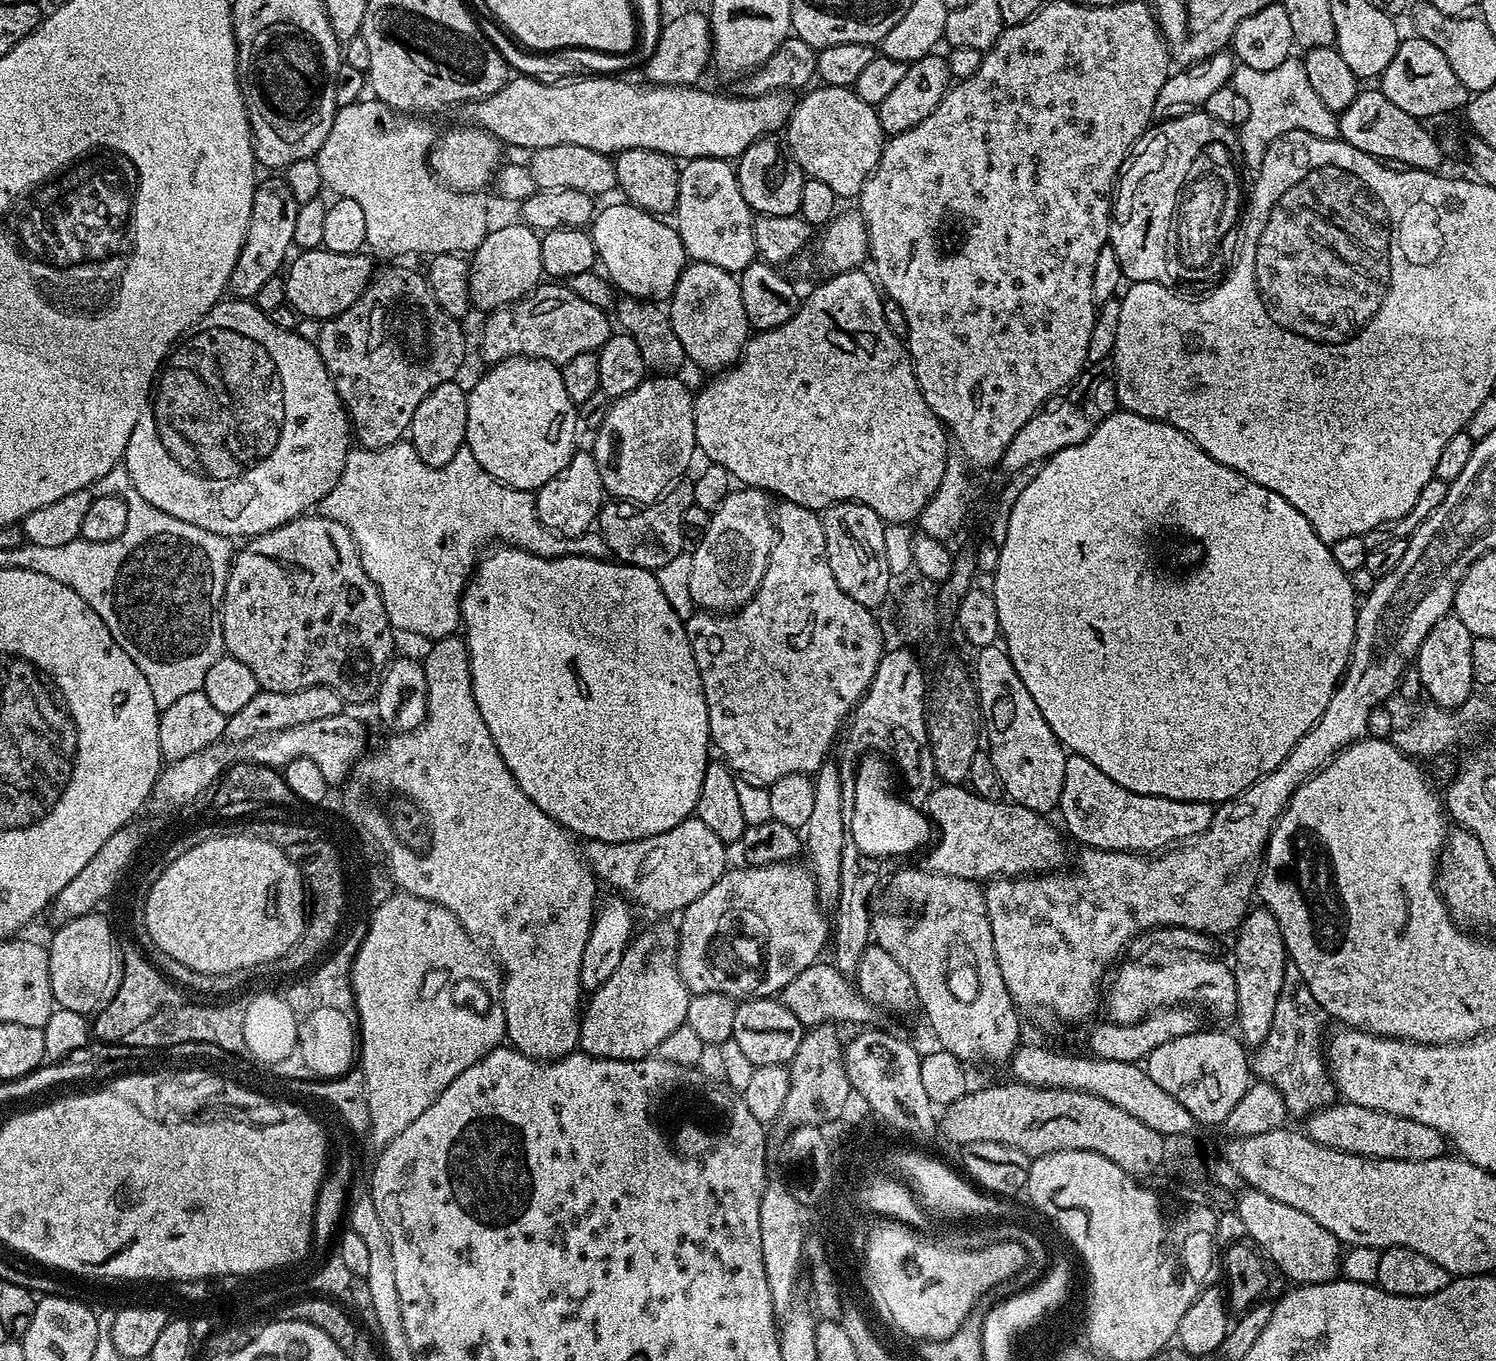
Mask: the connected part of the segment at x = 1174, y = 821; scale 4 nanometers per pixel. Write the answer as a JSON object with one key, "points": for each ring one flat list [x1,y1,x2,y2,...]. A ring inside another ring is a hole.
{"points":[[1075,754,1068,756,1058,805,1063,827,1066,832,1068,827,1067,835,1072,835,1077,845,1141,854,1156,854,1202,834,1210,826,1213,811,1213,805,1202,802,1134,794,1134,790,1118,786,1114,778,1106,778,1094,762]]}

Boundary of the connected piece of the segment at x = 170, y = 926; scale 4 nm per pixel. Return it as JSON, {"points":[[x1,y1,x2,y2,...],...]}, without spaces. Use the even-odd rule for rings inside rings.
{"points":[[221,834,210,838,209,841,203,841,201,845,194,846,192,850,183,854,182,858,166,866,145,899,142,927,145,928,146,936,156,942,166,954,182,962,183,966,210,975,226,974,232,970,256,970,260,968,258,960,265,960,270,956,276,956,276,953,283,952,284,948,288,948,288,944,292,944,296,939,297,932,300,932,300,881,299,876,296,876,296,870,288,864,284,856,281,856,284,848,272,840,275,839,265,838,260,834]]}

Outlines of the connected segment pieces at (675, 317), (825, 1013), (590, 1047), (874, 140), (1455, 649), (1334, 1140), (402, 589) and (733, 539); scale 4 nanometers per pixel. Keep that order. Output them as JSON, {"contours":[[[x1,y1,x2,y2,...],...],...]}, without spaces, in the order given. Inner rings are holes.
{"contours":[[[689,263,678,278,678,286,672,292,666,311,675,334,678,334,679,341,685,347,687,359,705,368,708,374,720,374,731,368,739,360,741,350,750,339,750,325,746,318,746,306,742,306,739,279,718,266]],[[817,962,802,970,798,978,786,982,786,986,778,993,778,998,786,1006,786,1010,790,1010,790,1014,794,1014,794,1018,798,1018,798,1022,804,1024,805,1029,817,1028,819,1024,831,1022,840,1026,843,1024,868,1026,878,1015,876,1005,871,1004,860,993,855,983,849,977,843,976,831,962]],[[675,923,656,924,639,936,640,933,629,943,628,948,622,954,622,962,618,962,618,970,614,970,614,974,610,974,610,978,606,978,604,985,587,997,586,1007,580,1017,580,1042,578,1045,579,1051,586,1053,587,1056,603,1060,642,1060,651,1057,662,1046,662,1038,667,1038,671,1031,676,1030,678,1026,682,1026,686,1022,690,993,676,968,676,950,680,946,680,933,677,925]],[[819,87,805,91,801,95,805,96,801,100,795,101,786,125,786,133,788,132,787,151,796,159,798,166,804,171,805,177,818,182,826,182,826,186,830,186,830,190,834,190,837,198,859,197,862,186,878,166,880,155,884,149,886,137,878,122,878,114,875,107,862,102,862,98,858,98,858,94,852,88]],[[1455,614,1443,616,1426,634,1426,642,1418,650,1414,667,1421,674,1423,695,1429,696,1437,708,1459,710,1473,695,1474,681,1470,670,1470,646,1473,636]],[[1333,1102,1317,1112,1311,1112,1303,1124,1304,1135,1324,1148,1365,1156,1371,1160,1426,1162,1430,1158,1438,1158,1446,1148,1444,1137,1434,1130,1434,1126,1414,1122,1414,1118,1398,1118,1398,1114,1386,1114,1382,1110,1370,1110,1370,1106,1347,1102]],[[397,442,385,448,353,447,349,451,346,466,342,470,334,490,330,490,330,494,326,494,326,498,320,500,318,512,319,515,330,518,334,522,342,522,352,531,352,537,360,551,362,566,366,570,370,582,374,582,374,586,378,586,378,590,382,594,386,614,390,618,393,629,397,633,409,632,412,636,425,636,428,642,435,642,444,639,445,636,451,636,461,627,460,597,464,595,464,586,468,583,478,563,478,557,482,552,480,547,483,546,484,539,492,540,497,536,500,539,497,541,510,542,513,548,525,548,527,552,533,552,542,558,550,558,551,560,559,556,585,556,586,558,603,560,609,555,606,542,600,537,599,531,589,530,580,536,560,536,557,532,549,530,538,518,535,495,517,488,510,488,508,485,500,483,490,474,486,474,486,470,482,470,482,466,478,466,478,458,474,458,474,454,470,454,470,450,466,446,460,448,458,454,454,454,454,458,450,458,450,462,445,468,426,466,426,462,422,462,422,458,418,458,411,442]],[[737,487,717,505,708,517,708,525,699,533,696,549,690,552,690,598,697,609,731,614,752,599,760,589,772,546,778,539,773,516,773,501,760,488]]]}

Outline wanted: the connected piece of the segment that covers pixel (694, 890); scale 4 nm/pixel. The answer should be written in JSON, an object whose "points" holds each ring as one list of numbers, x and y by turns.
{"points":[[698,818,686,819,674,826,674,830,654,834,650,838,638,838,634,842,584,840,582,844,582,855,592,867,597,881,604,883,605,880,610,887,620,891,617,893,621,897,632,902,637,900,642,907,649,908,652,912,676,912,675,914,683,913,684,908,694,902,694,898,702,898,702,894,706,894,706,890,710,890,710,886,714,886,714,882,724,876,729,867,728,852,729,849,720,841,718,834,714,834,714,830,710,830,710,826]]}

